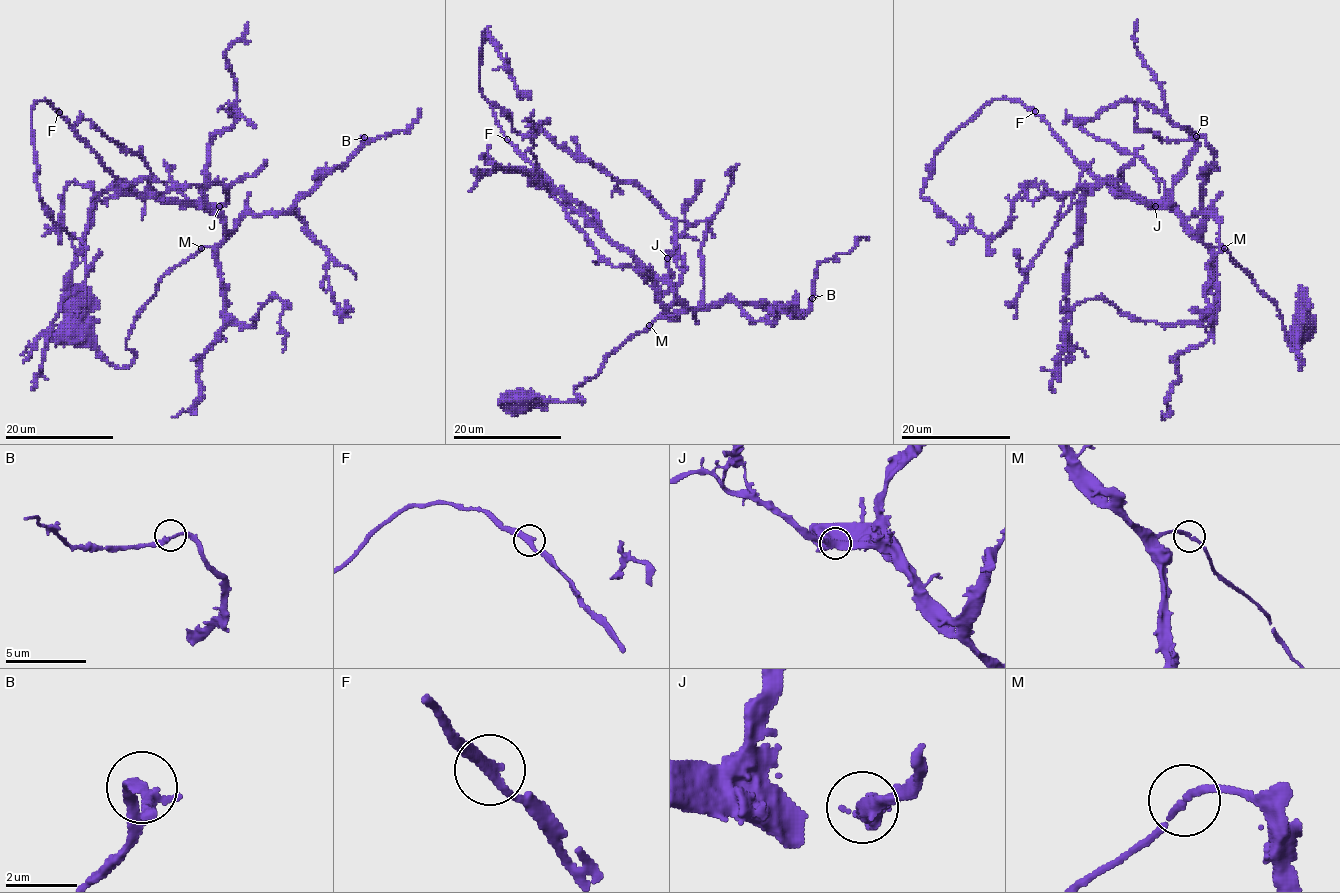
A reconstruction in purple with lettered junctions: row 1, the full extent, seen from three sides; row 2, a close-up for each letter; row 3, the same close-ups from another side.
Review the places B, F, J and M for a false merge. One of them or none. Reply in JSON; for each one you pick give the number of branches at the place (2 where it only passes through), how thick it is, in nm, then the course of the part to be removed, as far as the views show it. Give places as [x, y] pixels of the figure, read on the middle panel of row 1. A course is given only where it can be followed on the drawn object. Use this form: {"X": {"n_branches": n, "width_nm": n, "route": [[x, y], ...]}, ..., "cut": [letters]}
{"cut": []}

